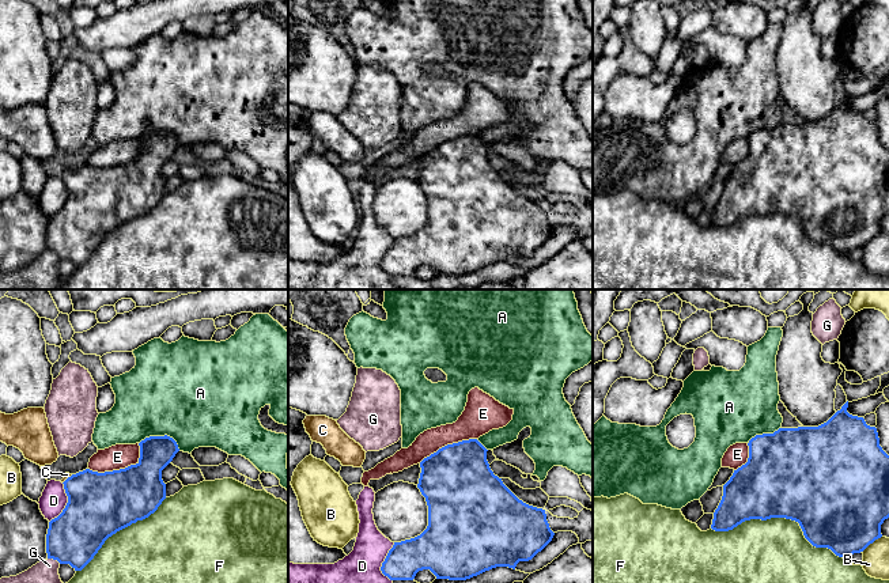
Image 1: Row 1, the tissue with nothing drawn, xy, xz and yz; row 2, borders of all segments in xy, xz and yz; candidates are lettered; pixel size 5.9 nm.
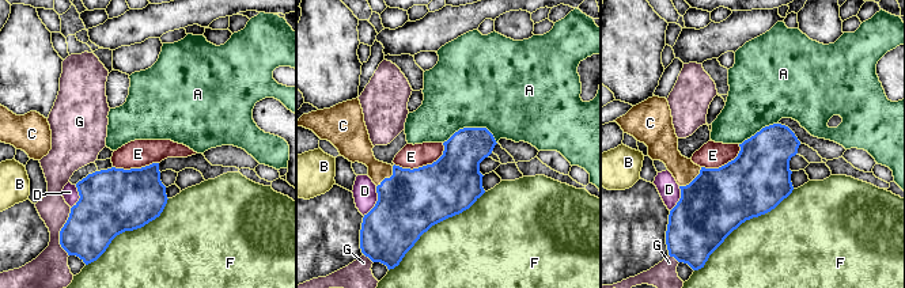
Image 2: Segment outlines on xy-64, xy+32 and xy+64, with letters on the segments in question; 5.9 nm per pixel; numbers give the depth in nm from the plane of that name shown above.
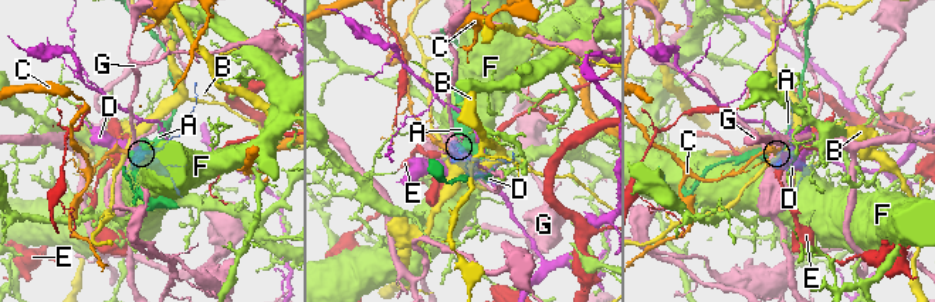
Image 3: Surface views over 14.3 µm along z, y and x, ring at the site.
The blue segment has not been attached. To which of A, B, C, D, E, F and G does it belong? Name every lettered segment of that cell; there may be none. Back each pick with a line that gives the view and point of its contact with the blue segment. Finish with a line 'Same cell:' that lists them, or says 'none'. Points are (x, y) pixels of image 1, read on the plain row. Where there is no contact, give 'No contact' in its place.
C: Touches blue at xy (67, 174)
Same cell: C

